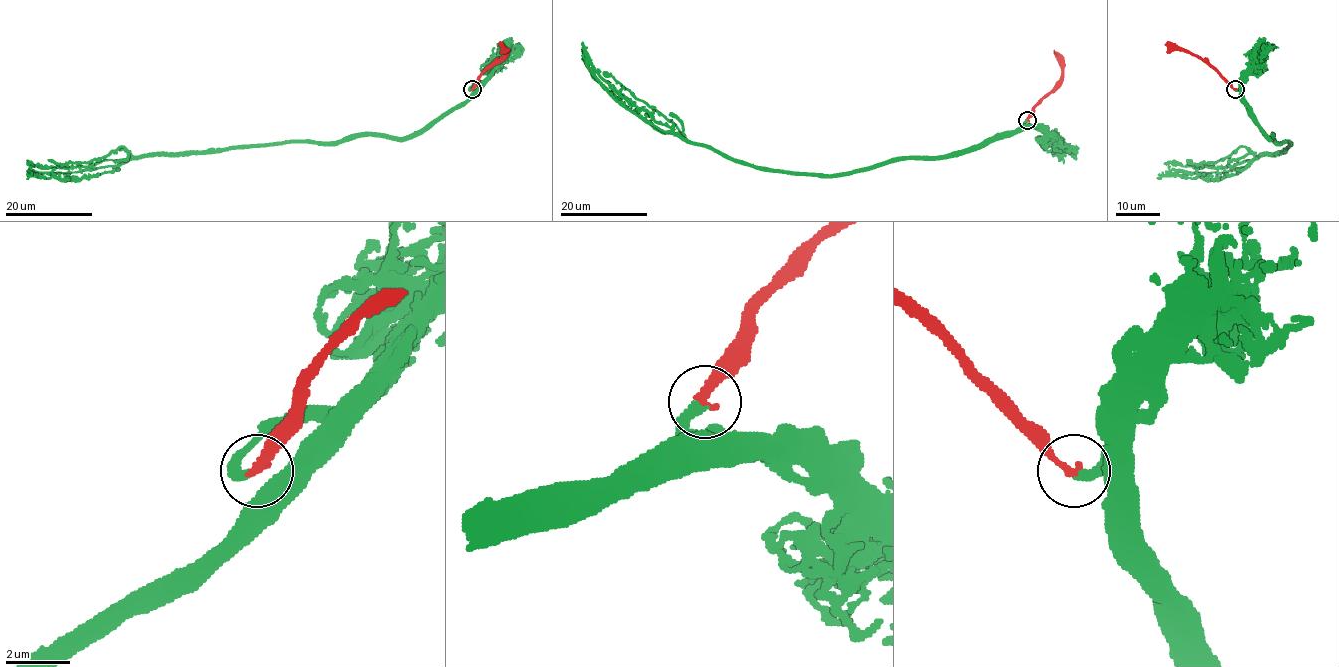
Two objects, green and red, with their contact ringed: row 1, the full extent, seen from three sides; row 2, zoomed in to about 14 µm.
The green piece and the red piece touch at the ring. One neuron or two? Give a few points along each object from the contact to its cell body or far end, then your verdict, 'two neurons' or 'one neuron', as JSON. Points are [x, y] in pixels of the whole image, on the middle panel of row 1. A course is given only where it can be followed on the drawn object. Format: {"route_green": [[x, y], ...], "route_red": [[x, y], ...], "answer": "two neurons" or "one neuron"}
{"route_green": [[1027, 120], [1033, 127], [958, 154], [832, 175], [757, 168], [686, 142], [639, 110], [596, 70], [582, 42]], "route_red": [[1027, 120], [1032, 109], [1061, 78], [1060, 56], [1054, 50]], "answer": "one neuron"}

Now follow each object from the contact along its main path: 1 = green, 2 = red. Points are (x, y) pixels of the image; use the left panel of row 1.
1: (472, 90), (462, 103), (403, 138), (155, 153), (92, 176), (27, 178)
2: (472, 90), (477, 78), (506, 54), (507, 50), (499, 44)

